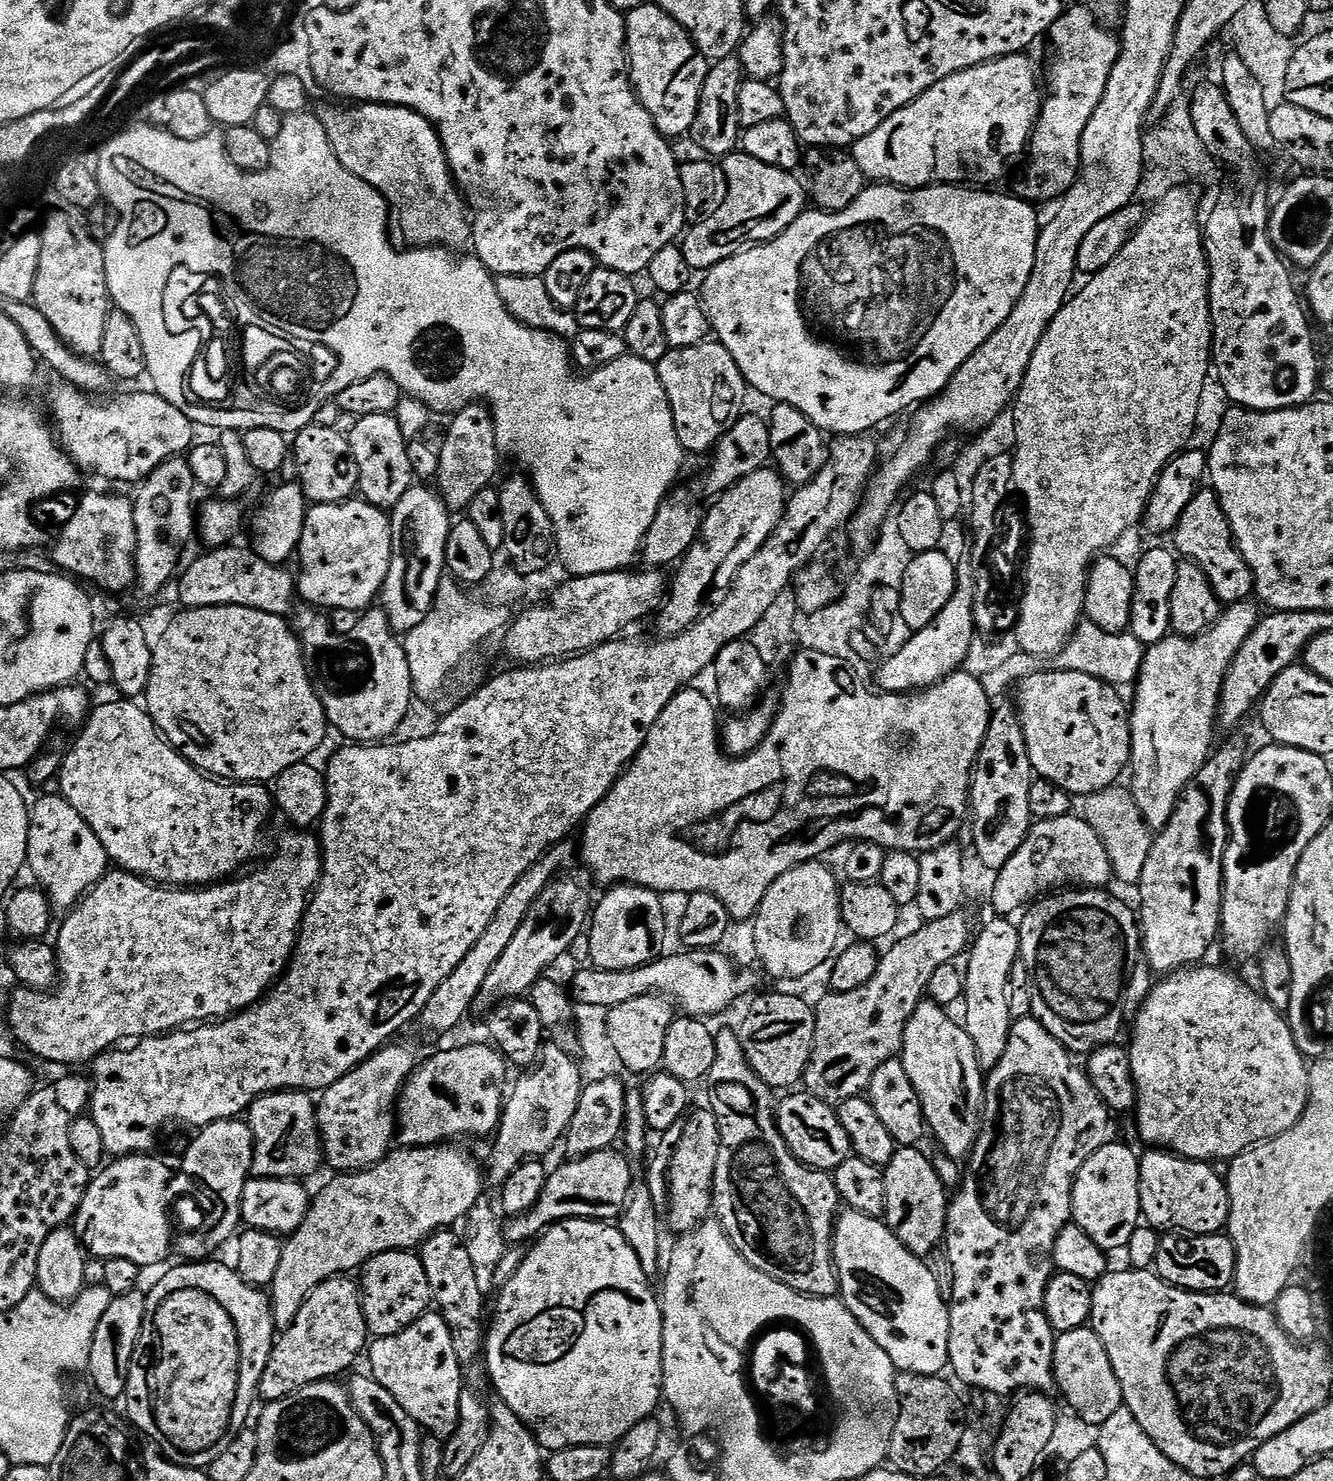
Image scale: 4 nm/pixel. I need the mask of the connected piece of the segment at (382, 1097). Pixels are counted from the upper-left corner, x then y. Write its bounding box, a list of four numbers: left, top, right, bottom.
[316,1043,418,1173]

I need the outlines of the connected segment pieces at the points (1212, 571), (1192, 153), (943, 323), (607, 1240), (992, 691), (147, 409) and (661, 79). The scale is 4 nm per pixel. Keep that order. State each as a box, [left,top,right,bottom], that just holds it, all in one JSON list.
[[1174,490,1256,605],[1137,95,1216,204],[702,182,1042,437],[483,1220,664,1452],[981,618,1146,700],[52,382,194,482],[626,2,709,138]]

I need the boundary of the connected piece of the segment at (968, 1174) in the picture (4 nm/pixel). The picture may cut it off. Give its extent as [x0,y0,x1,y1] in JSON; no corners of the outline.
[946,1016,1113,1398]

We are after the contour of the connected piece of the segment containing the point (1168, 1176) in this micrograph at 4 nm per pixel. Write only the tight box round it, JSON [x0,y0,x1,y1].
[1140,1150,1228,1236]

